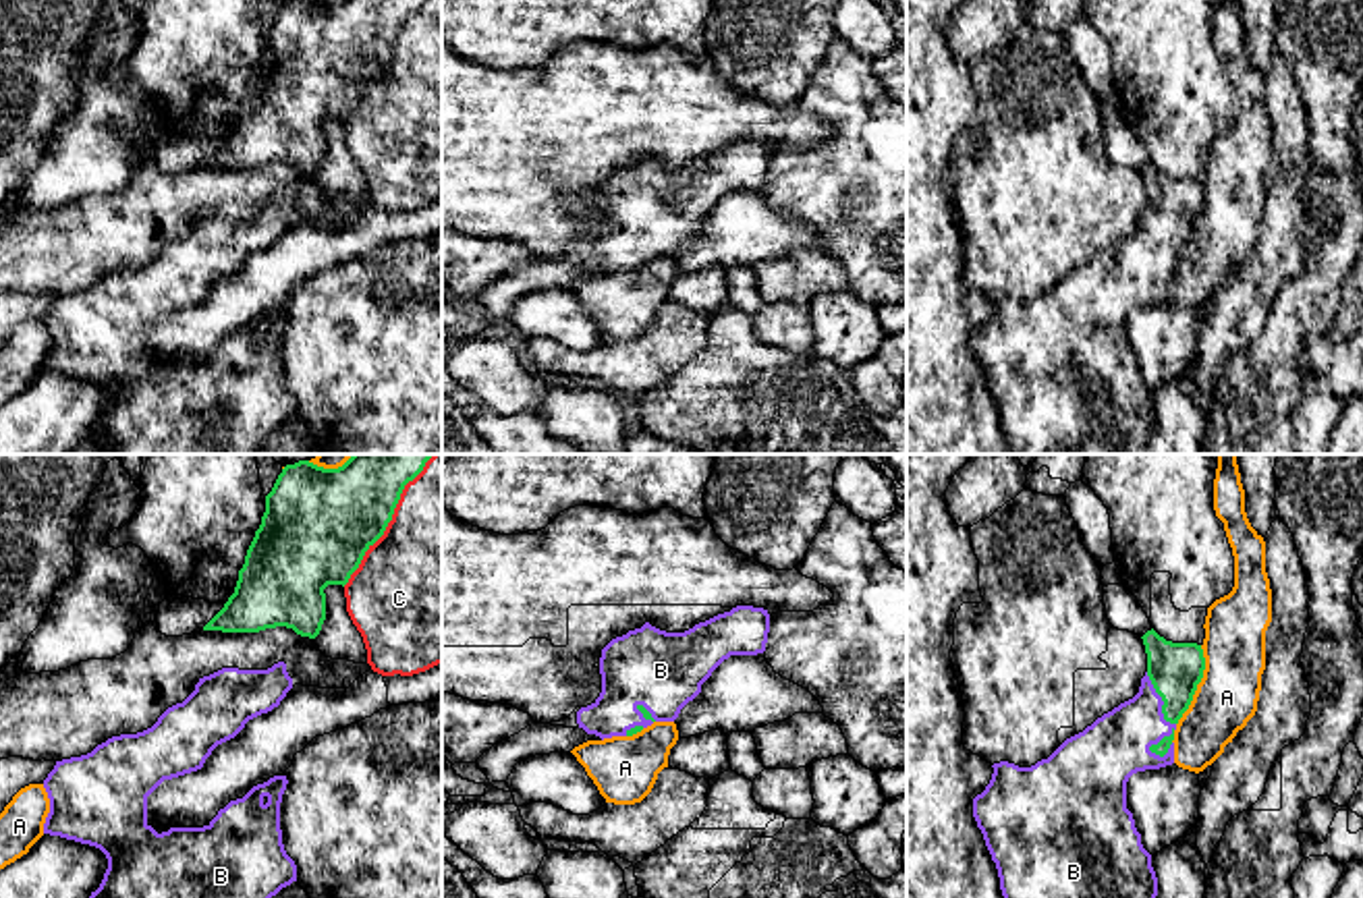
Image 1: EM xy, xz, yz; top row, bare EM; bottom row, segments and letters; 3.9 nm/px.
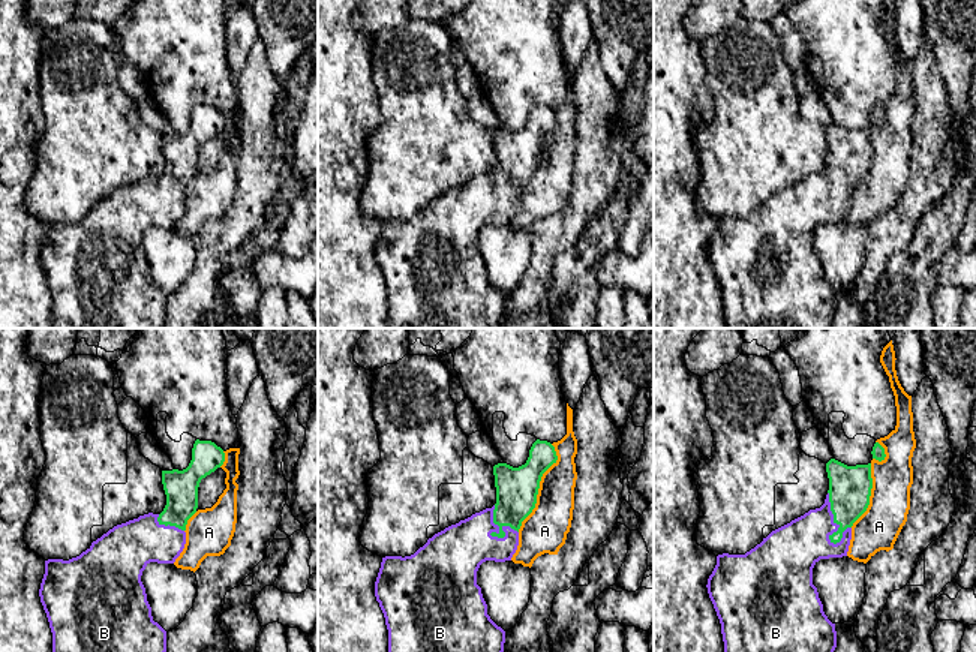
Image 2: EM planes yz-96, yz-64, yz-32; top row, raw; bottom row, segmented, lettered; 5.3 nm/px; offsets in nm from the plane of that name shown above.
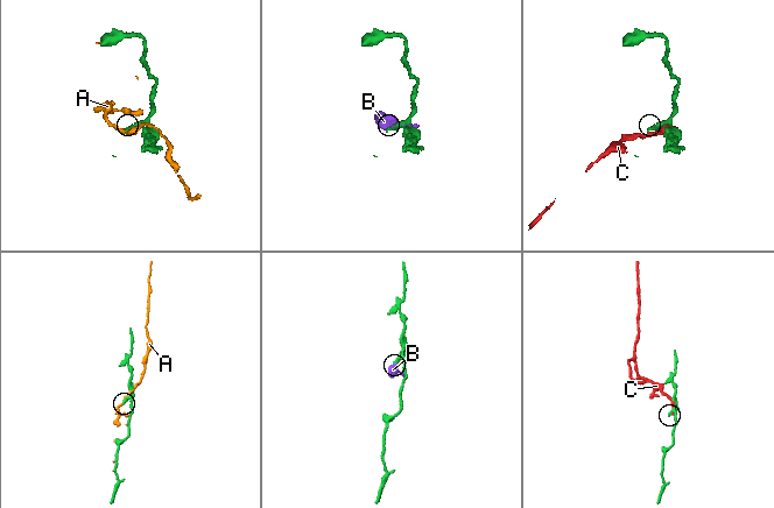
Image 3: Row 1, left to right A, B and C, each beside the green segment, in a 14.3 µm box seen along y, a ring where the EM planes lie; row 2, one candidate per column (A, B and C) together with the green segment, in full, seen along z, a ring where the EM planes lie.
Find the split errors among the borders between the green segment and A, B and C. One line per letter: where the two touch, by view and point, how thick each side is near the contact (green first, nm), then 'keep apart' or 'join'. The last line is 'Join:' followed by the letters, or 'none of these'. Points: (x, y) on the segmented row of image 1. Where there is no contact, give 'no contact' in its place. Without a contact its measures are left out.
A: yz (1198, 683) | 200/240 nm | keep apart
B: yz (1166, 720) | 200/260 nm | join
C: xy (391, 519) | 400/500 nm | keep apart
Join: B

